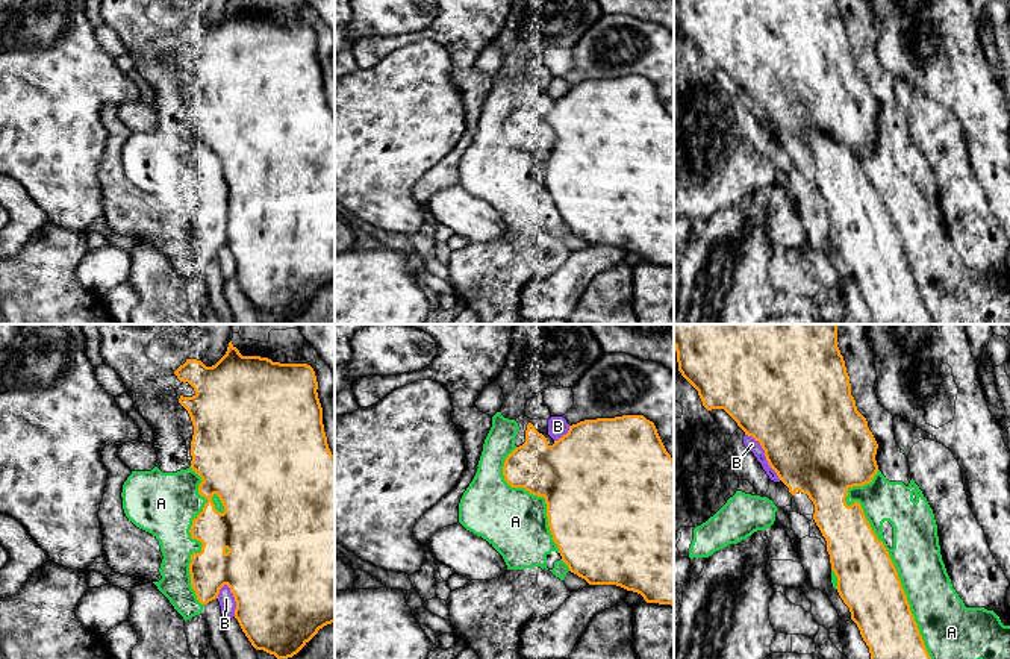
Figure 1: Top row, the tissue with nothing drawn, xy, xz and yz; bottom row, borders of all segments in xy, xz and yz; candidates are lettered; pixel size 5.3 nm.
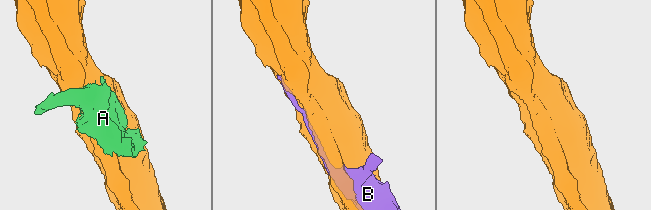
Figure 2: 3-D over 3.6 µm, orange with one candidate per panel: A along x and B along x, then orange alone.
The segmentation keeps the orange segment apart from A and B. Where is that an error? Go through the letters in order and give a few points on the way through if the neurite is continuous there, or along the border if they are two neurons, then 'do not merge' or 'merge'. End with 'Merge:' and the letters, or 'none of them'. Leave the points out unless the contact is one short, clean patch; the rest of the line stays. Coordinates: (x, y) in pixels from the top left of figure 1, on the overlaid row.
A: do not merge
B: do not merge
Merge: none of them

